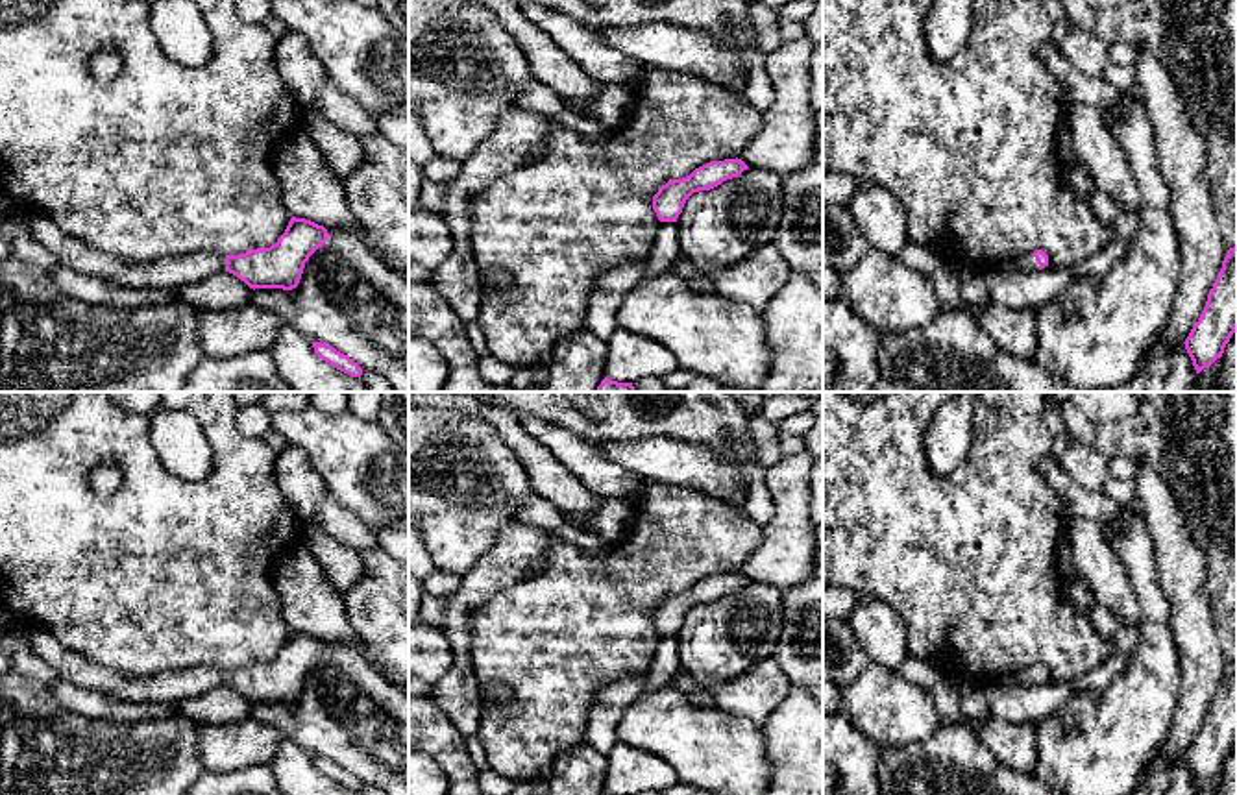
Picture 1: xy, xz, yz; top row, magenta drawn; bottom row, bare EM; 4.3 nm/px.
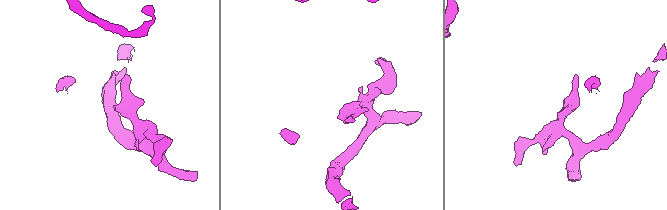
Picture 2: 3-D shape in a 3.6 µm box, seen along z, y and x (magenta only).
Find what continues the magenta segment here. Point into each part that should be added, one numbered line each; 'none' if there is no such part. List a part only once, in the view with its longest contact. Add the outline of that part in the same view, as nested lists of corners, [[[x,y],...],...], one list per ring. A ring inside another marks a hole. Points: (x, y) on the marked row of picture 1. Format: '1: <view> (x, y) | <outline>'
1: yz (1027, 261) | [[[1034,251],[1023,253],[1013,264],[1021,272],[1035,272],[1035,270],[1039,270],[1039,264],[1037,264],[1037,261],[1034,257]]]

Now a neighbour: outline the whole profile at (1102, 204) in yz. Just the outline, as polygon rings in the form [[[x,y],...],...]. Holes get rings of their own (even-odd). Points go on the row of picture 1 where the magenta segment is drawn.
[[[1100,189],[1093,190],[1089,205],[1104,224],[1113,224],[1117,216],[1122,213],[1121,205],[1108,192]]]

